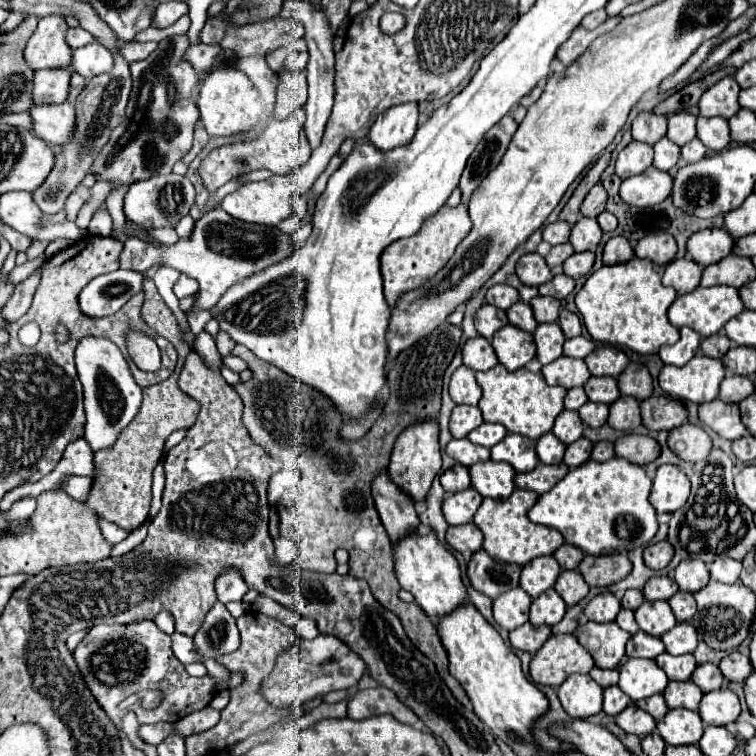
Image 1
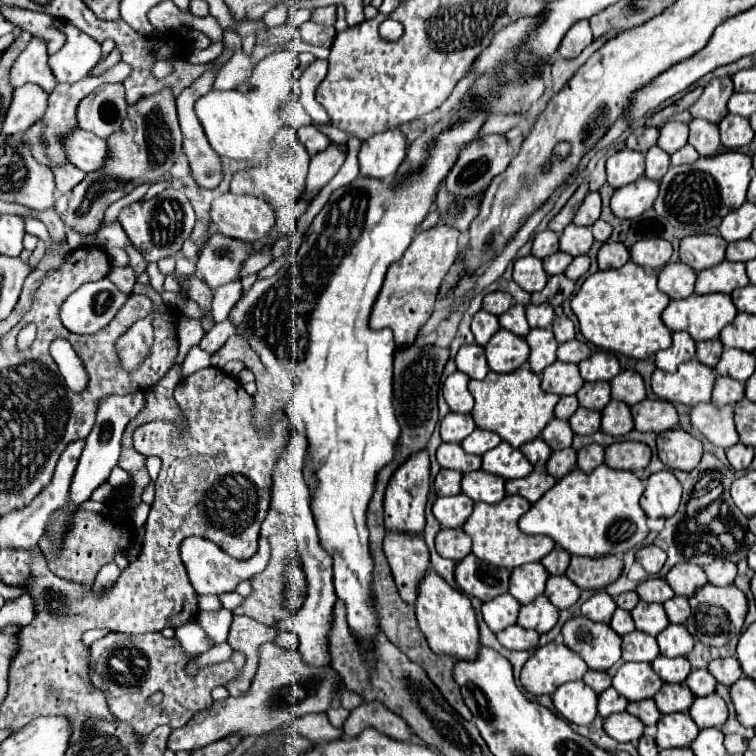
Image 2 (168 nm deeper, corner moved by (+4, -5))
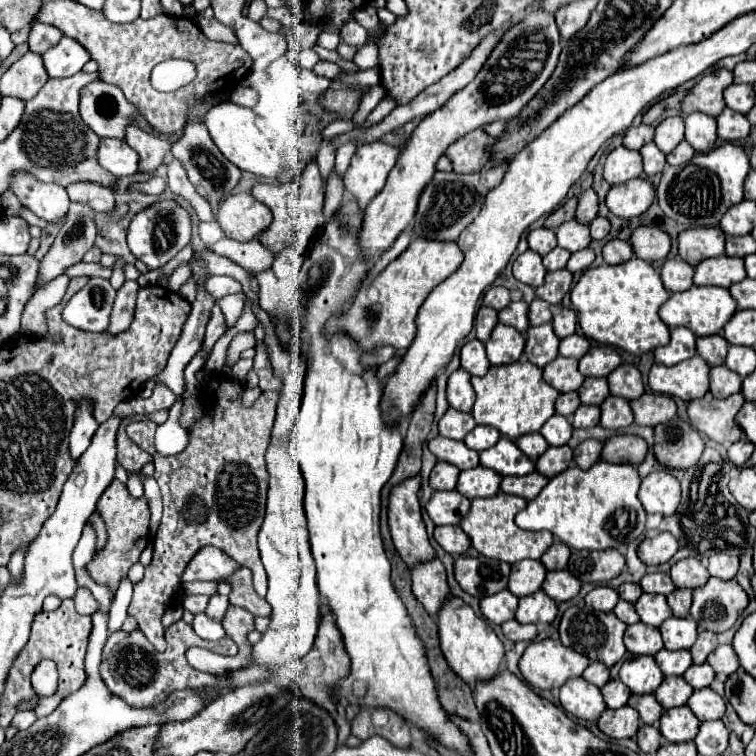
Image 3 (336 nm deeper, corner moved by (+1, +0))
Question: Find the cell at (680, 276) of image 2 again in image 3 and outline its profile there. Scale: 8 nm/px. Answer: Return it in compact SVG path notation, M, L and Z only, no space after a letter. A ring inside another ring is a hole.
M681 258L665 260L665 264L661 268L661 280L663 280L665 288L671 292L689 290L693 286L693 274L695 274L693 266L689 266Z

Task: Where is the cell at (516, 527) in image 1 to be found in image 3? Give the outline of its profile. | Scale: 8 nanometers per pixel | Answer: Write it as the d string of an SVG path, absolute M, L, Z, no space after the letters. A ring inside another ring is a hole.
M499 492L491 498L477 498L471 502L469 514L461 520L461 528L471 538L473 548L487 558L497 558L507 564L515 564L525 558L541 558L541 554L545 554L545 550L553 544L553 534L521 530L515 524L515 514L525 506L527 506L525 498L505 492Z

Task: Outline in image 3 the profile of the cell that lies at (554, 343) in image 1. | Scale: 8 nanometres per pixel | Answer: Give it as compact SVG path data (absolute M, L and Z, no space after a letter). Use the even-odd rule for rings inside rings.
M551 324L545 326L531 326L527 330L527 344L525 344L525 356L531 364L543 368L551 360L559 356L559 338L553 332Z

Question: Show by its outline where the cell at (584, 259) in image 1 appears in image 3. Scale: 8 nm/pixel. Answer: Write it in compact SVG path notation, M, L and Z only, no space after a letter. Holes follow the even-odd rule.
M585 248L581 252L575 252L571 254L569 262L567 262L567 270L569 272L581 272L581 270L587 270L591 266L591 262L595 260L595 254L591 248Z

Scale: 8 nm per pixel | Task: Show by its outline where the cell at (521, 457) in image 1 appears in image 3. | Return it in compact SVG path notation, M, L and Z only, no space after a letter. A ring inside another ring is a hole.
M501 438L495 446L481 452L481 466L501 476L525 476L535 470L535 462L525 456L509 438Z

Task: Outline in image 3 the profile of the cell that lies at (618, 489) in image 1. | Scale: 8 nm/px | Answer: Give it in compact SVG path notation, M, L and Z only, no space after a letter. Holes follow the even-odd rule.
M599 460L589 470L581 470L579 466L571 466L565 472L557 474L547 482L547 486L539 492L537 498L527 502L527 508L521 510L515 518L517 526L523 530L549 530L555 538L575 550L609 550L615 548L625 554L627 546L637 540L645 532L645 510L637 498L641 484L641 476L637 468L629 464L609 464Z

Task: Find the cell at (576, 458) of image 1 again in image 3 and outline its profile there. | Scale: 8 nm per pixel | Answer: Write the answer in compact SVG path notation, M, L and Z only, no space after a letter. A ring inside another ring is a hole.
M557 446L557 448L547 448L543 456L537 458L535 462L537 472L545 474L547 478L553 478L573 466L573 450L569 446Z

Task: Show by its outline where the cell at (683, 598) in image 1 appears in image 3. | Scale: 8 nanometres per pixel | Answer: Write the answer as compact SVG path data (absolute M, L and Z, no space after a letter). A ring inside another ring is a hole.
M685 588L685 590L675 590L673 594L667 596L667 602L673 610L673 616L689 616L689 608L691 608L691 590Z

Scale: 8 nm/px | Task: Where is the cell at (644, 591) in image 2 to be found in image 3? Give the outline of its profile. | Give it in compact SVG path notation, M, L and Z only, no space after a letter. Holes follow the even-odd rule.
M655 572L655 574L647 574L641 578L641 588L643 592L649 592L649 594L671 594L675 590L669 574L661 574L661 572Z

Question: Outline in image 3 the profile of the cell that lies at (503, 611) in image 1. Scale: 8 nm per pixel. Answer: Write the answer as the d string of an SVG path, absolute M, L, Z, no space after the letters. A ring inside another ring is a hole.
M501 590L493 596L481 598L481 612L491 624L503 624L507 620L515 618L519 598L511 594L509 590Z

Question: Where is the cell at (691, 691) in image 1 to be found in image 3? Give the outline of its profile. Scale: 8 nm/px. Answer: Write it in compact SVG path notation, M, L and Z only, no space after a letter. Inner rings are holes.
M681 676L665 678L661 686L655 690L655 698L665 710L685 706L691 694L693 694L693 688Z

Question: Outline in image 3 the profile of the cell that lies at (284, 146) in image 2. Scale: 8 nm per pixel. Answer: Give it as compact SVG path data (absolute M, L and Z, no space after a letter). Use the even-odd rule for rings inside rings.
M313 158L305 170L301 178L295 178L293 182L283 182L283 184L265 184L259 182L253 186L251 194L263 202L271 212L273 212L273 222L271 226L261 234L261 244L269 246L275 254L279 254L285 246L293 246L297 248L301 254L305 254L309 250L309 244L313 242L315 234L321 230L321 226L325 224L325 216L323 216L323 182L317 170L317 160Z

